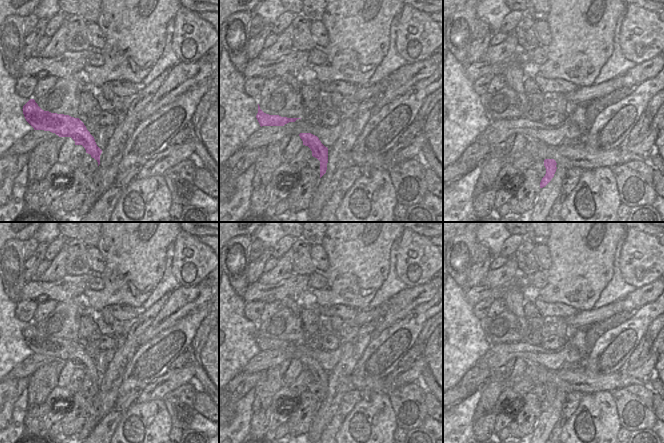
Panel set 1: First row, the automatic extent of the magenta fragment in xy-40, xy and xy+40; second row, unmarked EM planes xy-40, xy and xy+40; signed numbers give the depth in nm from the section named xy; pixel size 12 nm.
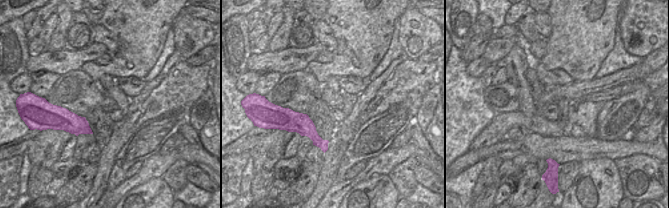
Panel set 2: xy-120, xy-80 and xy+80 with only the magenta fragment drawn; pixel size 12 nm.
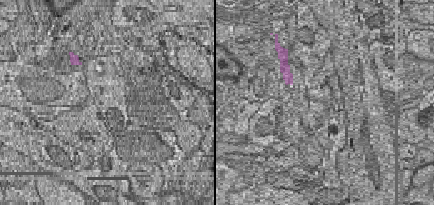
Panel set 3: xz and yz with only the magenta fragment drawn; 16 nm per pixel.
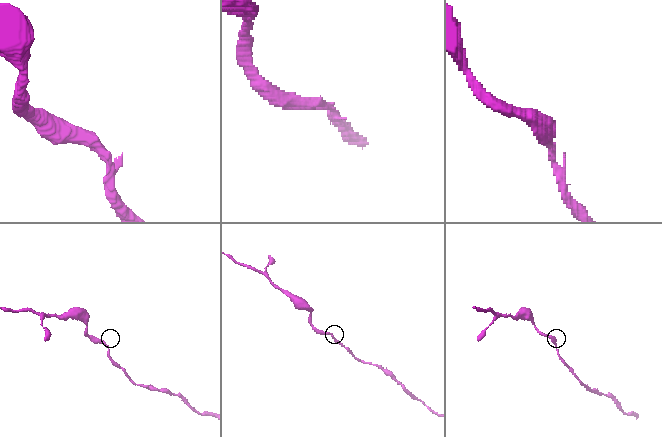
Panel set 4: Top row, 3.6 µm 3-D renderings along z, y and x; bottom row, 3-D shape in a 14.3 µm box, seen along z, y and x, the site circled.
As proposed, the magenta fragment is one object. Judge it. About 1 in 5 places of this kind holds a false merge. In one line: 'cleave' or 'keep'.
keep

